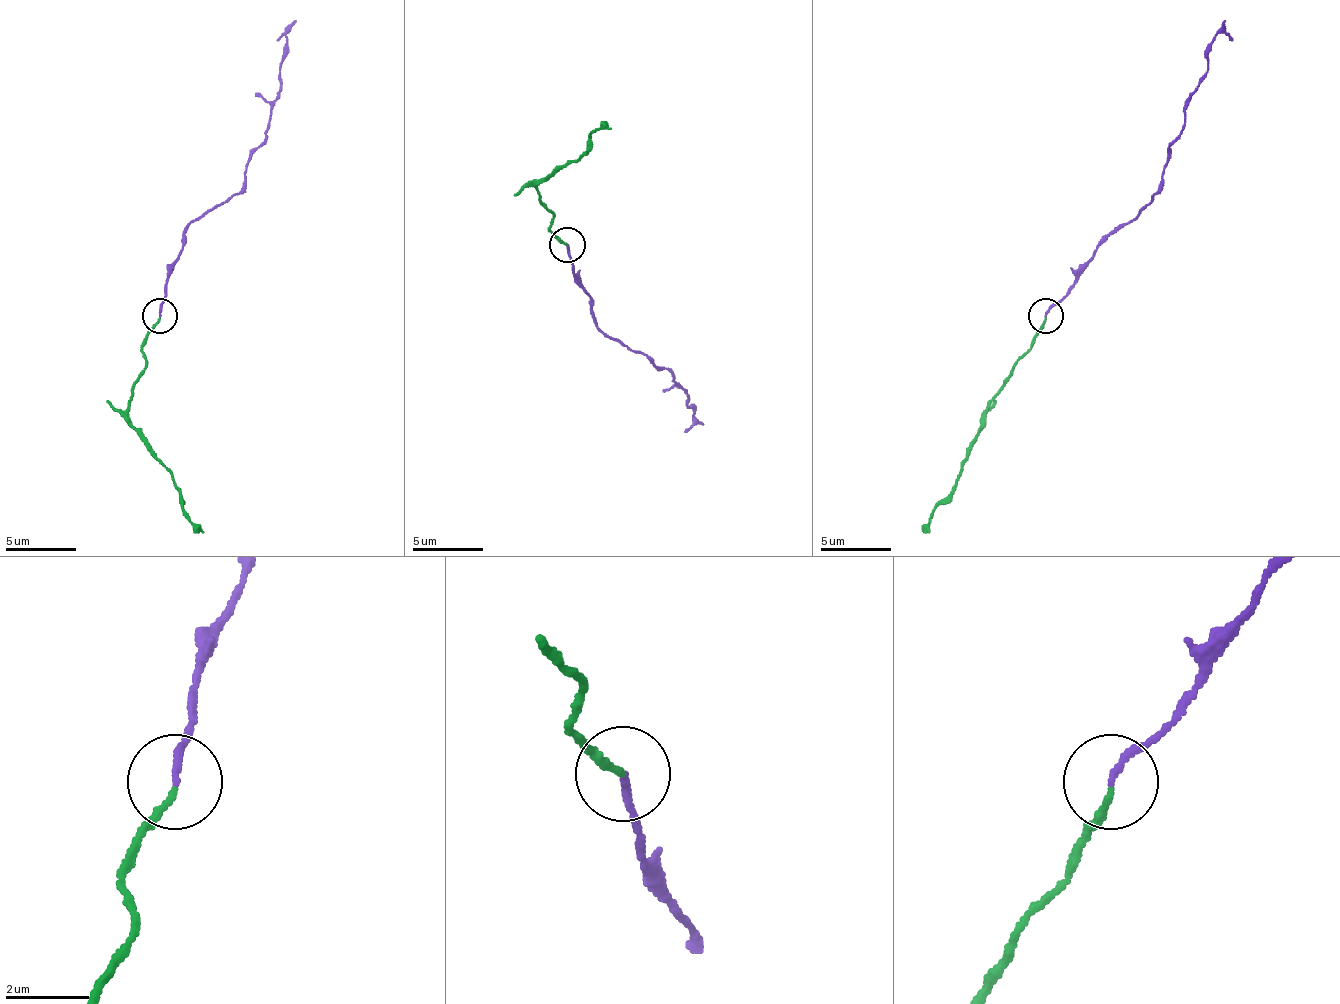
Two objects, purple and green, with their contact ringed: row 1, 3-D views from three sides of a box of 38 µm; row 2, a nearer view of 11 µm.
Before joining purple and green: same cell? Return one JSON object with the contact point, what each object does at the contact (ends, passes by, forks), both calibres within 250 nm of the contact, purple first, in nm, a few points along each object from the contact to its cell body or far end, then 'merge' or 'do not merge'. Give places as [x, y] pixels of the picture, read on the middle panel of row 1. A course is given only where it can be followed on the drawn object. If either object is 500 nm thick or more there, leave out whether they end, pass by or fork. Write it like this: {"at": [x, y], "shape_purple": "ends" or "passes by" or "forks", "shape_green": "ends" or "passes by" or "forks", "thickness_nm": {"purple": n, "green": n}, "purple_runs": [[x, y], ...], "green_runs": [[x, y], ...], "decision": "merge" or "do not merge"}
{"at": [567, 245], "shape_purple": "ends", "shape_green": "ends", "thickness_nm": {"purple": 170, "green": 150}, "purple_runs": [[568, 246], [575, 281], [589, 295], [593, 320], [663, 366], [688, 394], [688, 408], [695, 422], [684, 433]], "green_runs": [[568, 246], [550, 228], [554, 214], [536, 186], [578, 157], [593, 133], [607, 122]], "decision": "do not merge"}

